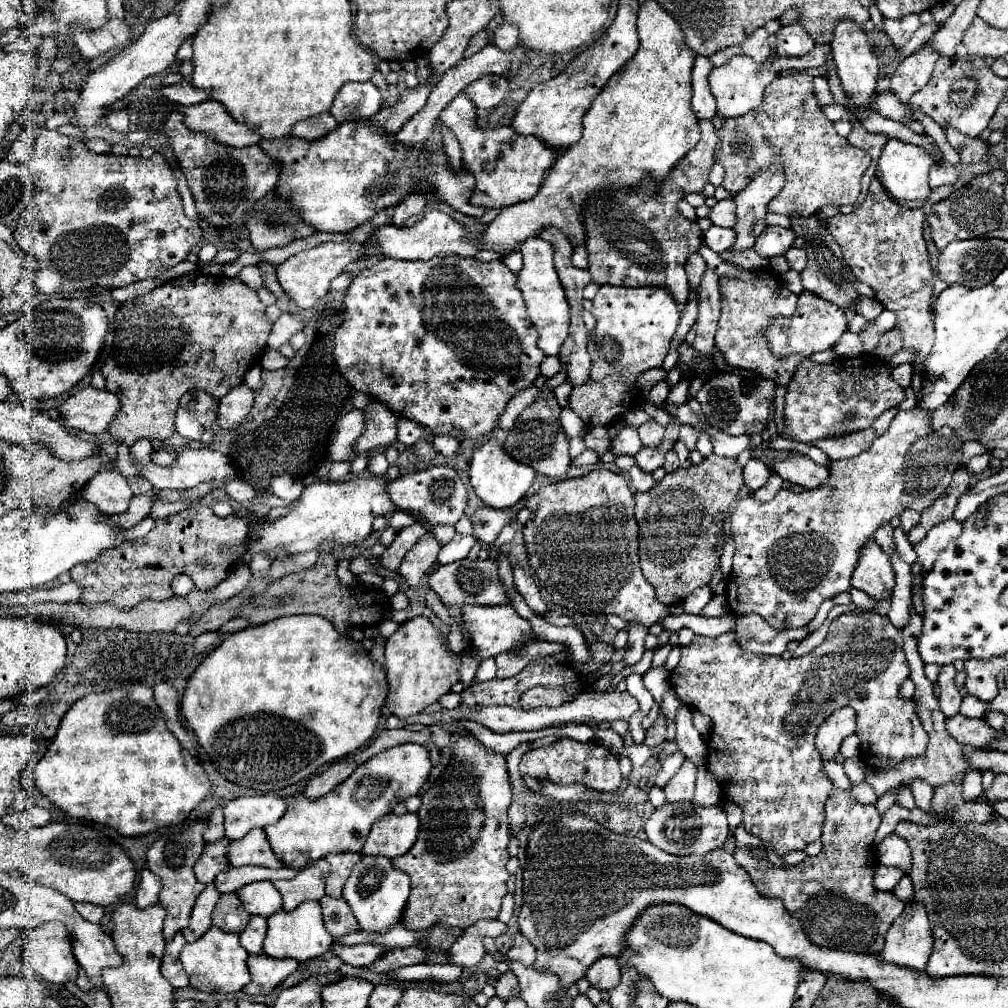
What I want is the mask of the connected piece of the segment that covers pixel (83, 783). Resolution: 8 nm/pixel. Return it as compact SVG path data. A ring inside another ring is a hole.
M141 684L87 694L77 700L63 716L49 750L37 762L35 778L39 790L69 816L105 824L123 836L141 836L181 824L211 788L197 758L183 752L179 740L167 730L163 714L153 698L153 688Z

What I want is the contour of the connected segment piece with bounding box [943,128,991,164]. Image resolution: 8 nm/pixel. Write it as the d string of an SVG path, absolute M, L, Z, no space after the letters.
M943 128L943 130L947 136L947 142L959 152L961 160L967 164L981 162L985 158L985 154L991 150L989 142L983 142L979 138L969 138L969 136L957 132L955 128Z

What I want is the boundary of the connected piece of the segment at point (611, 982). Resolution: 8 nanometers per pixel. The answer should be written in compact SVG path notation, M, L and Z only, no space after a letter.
M609 956L597 960L585 974L589 984L593 988L597 988L599 992L601 990L607 990L607 992L613 990L619 984L619 976L621 976L621 972L619 972L617 958L609 958Z

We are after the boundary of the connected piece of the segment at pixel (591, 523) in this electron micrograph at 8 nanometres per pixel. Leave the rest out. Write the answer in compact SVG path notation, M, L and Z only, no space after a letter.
M601 468L581 478L543 486L529 498L527 508L531 510L531 518L523 528L527 558L535 576L541 580L555 604L587 616L617 614L627 622L641 622L645 628L669 616L669 608L655 598L655 588L641 574L637 554L637 520L633 512L635 500L621 474Z

